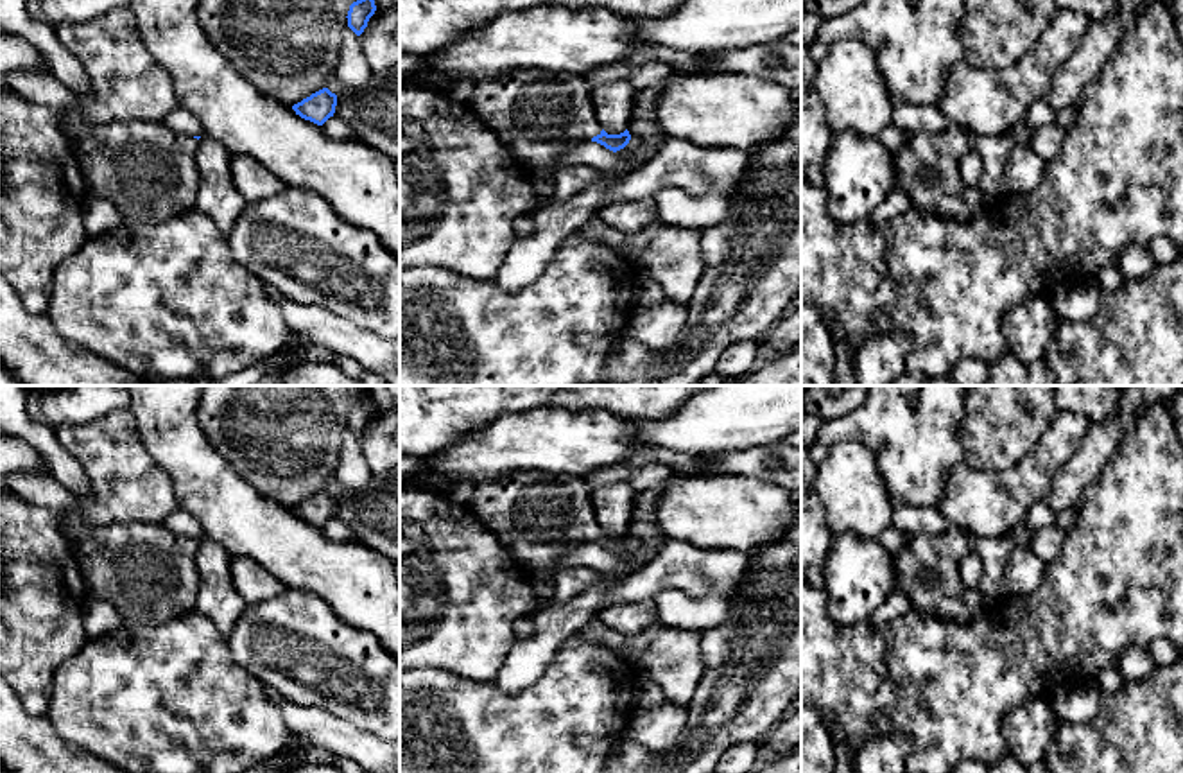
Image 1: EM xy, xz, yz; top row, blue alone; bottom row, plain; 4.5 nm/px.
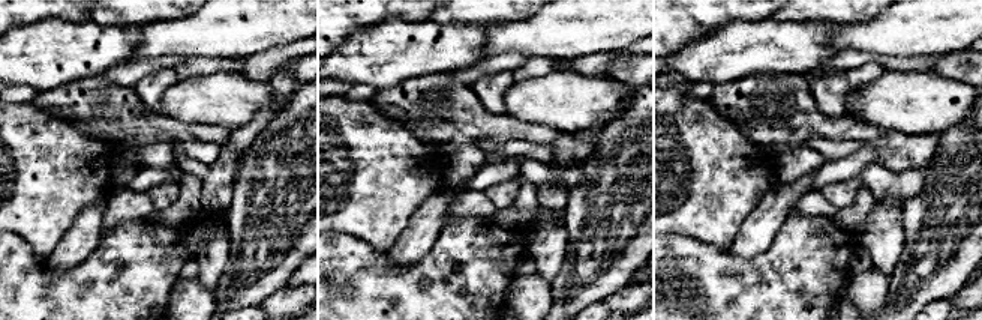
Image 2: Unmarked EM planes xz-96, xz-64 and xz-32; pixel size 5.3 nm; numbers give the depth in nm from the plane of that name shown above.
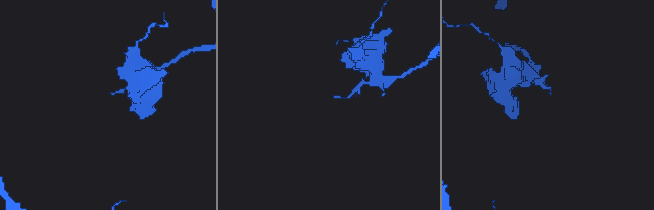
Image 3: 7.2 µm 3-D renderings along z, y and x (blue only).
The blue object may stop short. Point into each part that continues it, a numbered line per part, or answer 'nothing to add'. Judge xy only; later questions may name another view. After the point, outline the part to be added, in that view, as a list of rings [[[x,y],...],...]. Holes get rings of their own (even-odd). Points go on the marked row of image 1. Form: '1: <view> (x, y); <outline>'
1: xy (146, 169); [[[48,70],[7,75],[5,81],[16,95],[63,113],[63,129],[73,143],[88,195],[109,199],[124,222],[160,222],[195,208],[199,190],[197,138],[177,133],[163,122],[95,124],[86,120],[75,106],[75,93]]]

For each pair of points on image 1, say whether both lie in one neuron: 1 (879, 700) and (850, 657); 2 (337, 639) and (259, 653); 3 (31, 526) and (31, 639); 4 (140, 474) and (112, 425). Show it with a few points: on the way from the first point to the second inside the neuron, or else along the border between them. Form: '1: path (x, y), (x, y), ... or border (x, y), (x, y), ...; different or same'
1: path (868, 689), (850, 668); same
2: path (318, 646), (278, 646); same
3: path (31, 555), (31, 610); same
4: path (128, 461), (119, 452), (115, 438); same

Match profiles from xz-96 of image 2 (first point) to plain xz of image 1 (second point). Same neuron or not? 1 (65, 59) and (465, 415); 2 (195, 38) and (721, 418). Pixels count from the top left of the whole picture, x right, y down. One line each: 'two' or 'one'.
1: two
2: one

